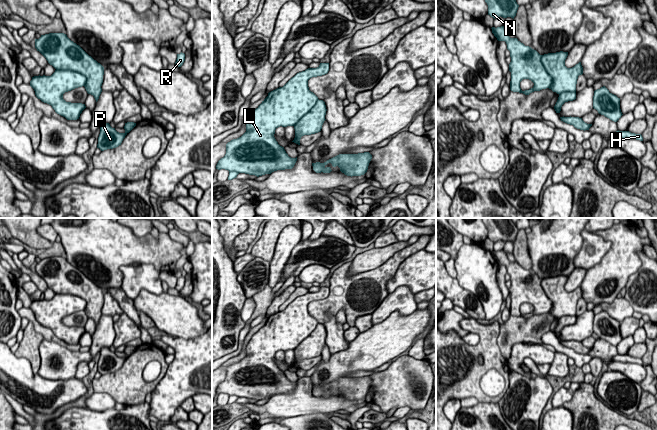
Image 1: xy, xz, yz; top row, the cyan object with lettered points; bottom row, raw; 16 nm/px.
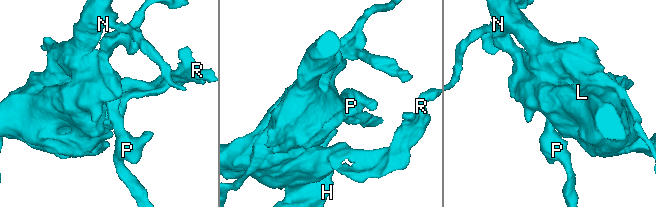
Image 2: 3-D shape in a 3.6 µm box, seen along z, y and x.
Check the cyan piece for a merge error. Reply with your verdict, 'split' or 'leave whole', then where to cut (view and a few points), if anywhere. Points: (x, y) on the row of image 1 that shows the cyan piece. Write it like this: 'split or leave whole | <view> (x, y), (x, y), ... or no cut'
split | xy (56, 69), (69, 69), (80, 72), (85, 77), (85, 85)

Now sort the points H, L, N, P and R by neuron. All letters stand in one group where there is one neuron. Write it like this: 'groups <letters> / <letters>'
groups H L R / N P

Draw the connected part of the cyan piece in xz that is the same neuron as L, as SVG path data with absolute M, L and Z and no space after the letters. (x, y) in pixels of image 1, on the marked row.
M320 63L317 68L308 68L297 73L283 87L268 93L268 96L252 112L246 123L246 132L239 138L226 144L226 154L221 158L216 169L225 169L229 172L245 173L257 177L271 174L277 170L292 169L297 161L286 153L284 147L276 141L275 130L282 126L294 126L319 100L309 90L308 80L312 77L322 76L329 71L329 63Z

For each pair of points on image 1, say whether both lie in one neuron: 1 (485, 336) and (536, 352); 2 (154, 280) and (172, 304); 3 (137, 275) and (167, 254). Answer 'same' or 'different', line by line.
1: different
2: different
3: different

